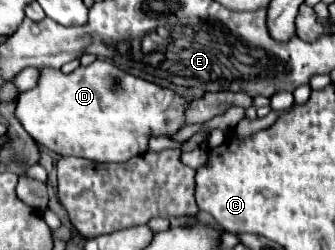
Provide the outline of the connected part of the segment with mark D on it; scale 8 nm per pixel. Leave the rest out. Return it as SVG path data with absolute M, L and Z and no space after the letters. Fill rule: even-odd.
M95 60L90 66L80 66L72 74L62 74L54 68L42 68L38 86L20 94L16 118L24 130L44 148L60 156L78 156L94 162L126 162L132 156L148 152L148 140L154 136L174 136L186 126L186 106L190 100L178 92L142 78L136 78L108 60Z

